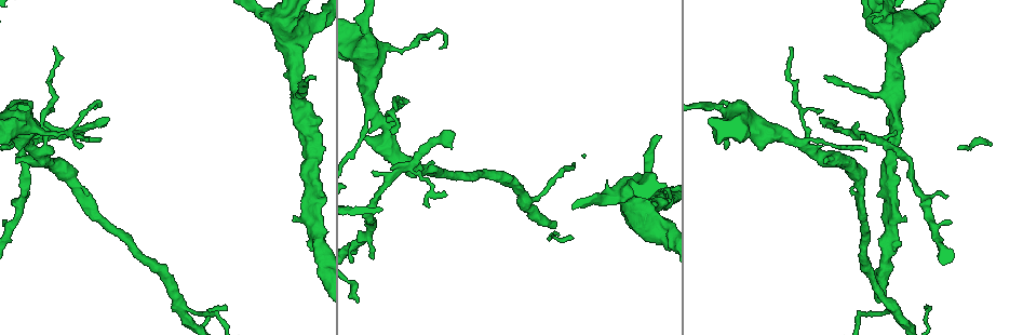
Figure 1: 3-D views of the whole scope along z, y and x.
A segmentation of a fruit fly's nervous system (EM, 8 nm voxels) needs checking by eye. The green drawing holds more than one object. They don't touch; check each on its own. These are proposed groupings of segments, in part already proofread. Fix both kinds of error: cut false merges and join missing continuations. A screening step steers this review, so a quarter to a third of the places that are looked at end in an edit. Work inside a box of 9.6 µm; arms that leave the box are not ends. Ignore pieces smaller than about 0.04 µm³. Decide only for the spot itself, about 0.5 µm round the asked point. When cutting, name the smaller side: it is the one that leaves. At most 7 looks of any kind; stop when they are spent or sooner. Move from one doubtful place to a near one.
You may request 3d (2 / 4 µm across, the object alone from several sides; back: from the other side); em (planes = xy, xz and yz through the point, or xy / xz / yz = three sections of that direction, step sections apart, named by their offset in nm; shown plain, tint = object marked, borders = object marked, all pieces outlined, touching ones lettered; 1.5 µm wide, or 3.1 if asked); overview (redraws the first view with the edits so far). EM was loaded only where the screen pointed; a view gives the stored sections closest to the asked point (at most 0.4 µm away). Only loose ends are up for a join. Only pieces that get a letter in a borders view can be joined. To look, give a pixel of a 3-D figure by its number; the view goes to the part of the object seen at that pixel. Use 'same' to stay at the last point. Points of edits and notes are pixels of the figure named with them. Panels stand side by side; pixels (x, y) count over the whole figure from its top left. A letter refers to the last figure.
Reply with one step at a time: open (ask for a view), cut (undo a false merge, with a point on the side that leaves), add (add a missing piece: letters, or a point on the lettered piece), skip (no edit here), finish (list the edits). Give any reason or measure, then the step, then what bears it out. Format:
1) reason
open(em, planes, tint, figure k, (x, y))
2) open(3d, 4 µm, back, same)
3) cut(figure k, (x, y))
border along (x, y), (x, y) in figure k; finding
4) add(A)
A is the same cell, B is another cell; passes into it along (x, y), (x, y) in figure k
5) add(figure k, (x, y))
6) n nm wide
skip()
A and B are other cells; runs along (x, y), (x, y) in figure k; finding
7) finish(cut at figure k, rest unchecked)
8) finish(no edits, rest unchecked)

tapers out
open(em, yz, step 8, tint, figure 1, (452, 132))

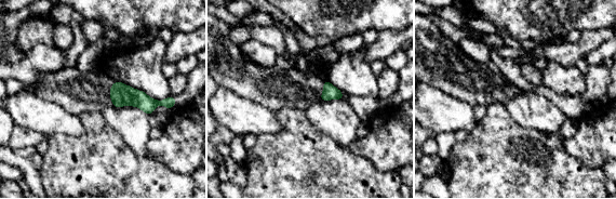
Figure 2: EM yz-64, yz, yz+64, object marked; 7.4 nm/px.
open(em, planes, borders, same)

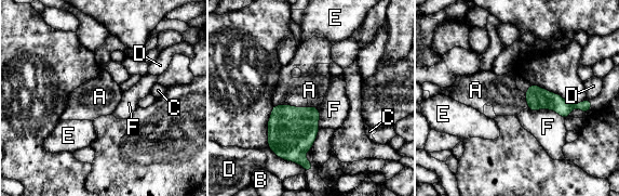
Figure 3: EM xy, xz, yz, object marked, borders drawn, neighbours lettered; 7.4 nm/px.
160 nm wide
add(A)
A is the same cell, B, C, D, E and F are other cells; passes into it along (292, 131), (295, 107), (309, 90) in figure 3; it goes on there

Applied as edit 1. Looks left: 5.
redraw
open(overview)

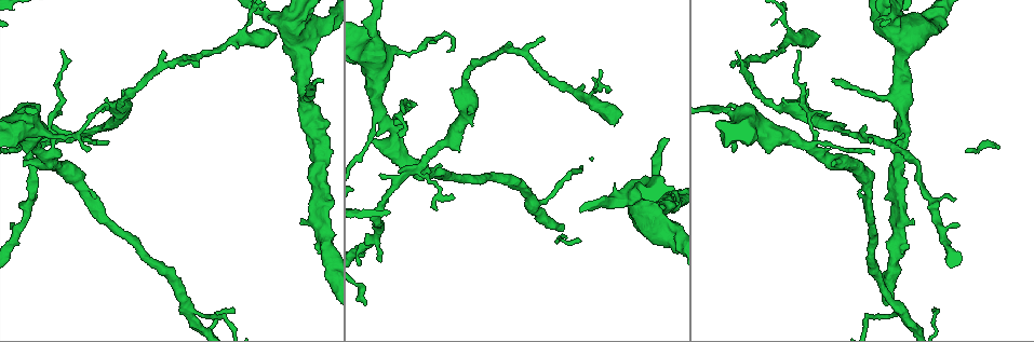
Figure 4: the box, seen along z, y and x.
an open end
open(em, xy, step 4, plain, figure 4, (107, 142))

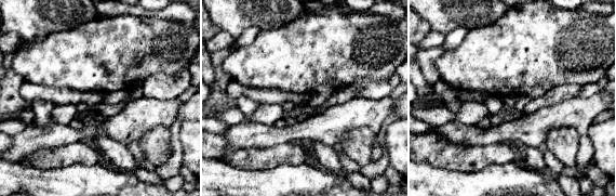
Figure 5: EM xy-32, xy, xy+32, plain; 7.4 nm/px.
open(em, xy, step 4, borders, same)

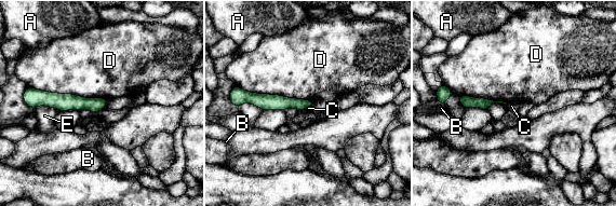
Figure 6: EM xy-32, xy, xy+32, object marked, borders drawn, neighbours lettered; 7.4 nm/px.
skip()
A, B, C, D and E are other cells; border along (28, 86), (48, 92), (108, 99) in figure 6; none of them fits

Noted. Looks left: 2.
sharp bend
open(3d, 2 µm, figure 4, (896, 94))

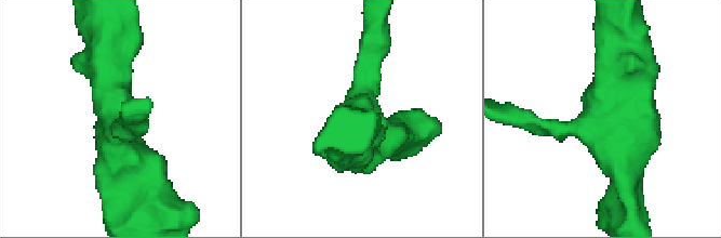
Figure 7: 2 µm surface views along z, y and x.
open(em, planes, borders, figure 7, (611, 115))

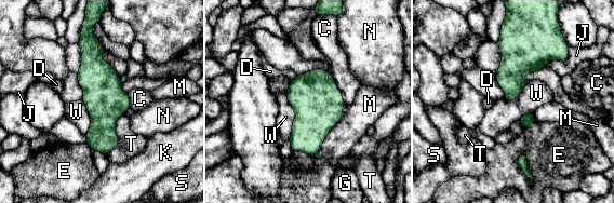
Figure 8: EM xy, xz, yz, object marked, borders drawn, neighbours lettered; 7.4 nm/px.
M touches over 400 nm
skip()
C, D, E, G, J, K, M, N, S, T and W are other cells; border along (123, 113), (106, 154) in figure 8; continuous, no second neuron

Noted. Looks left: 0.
finish(add at figure 3, rest unchecked)

